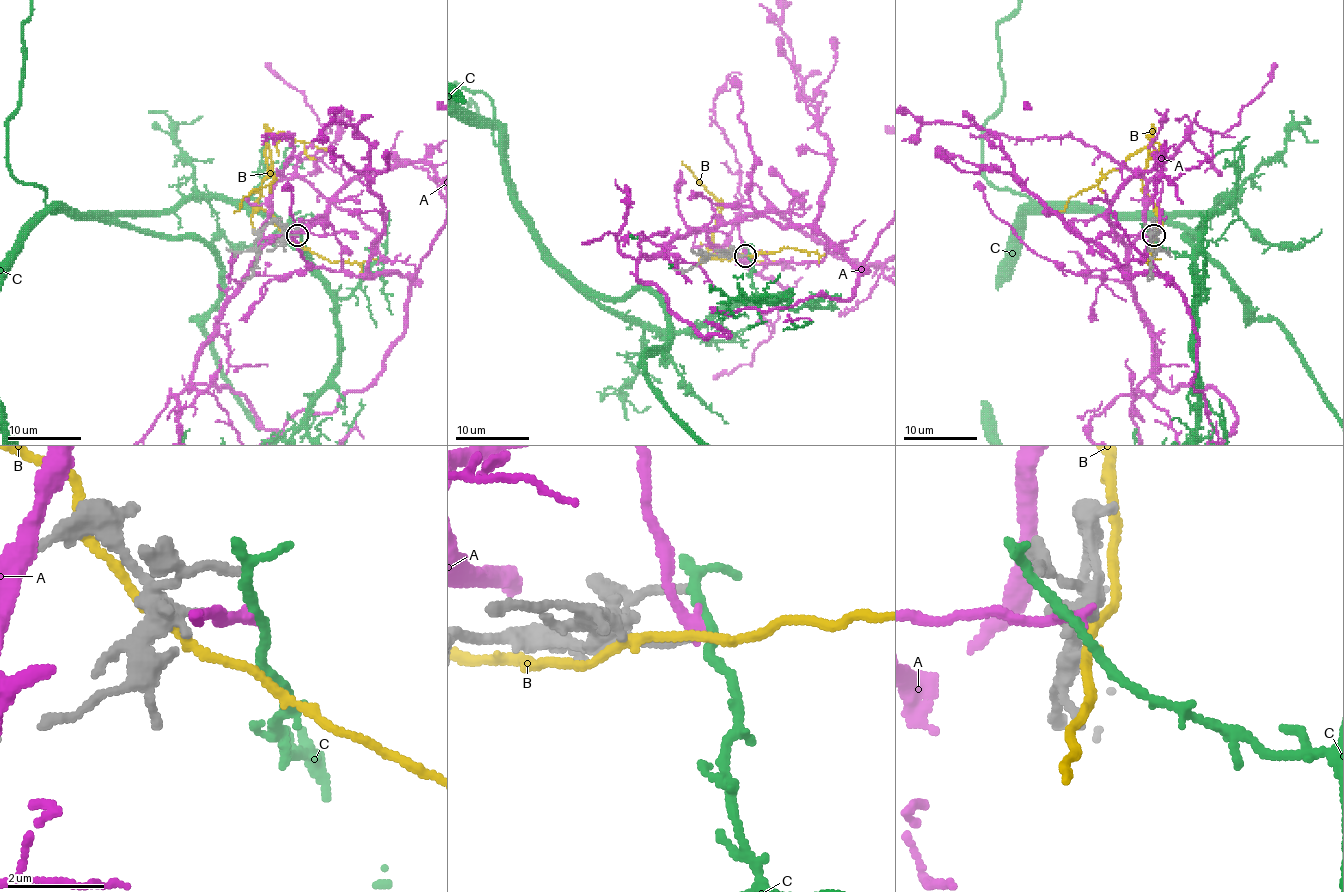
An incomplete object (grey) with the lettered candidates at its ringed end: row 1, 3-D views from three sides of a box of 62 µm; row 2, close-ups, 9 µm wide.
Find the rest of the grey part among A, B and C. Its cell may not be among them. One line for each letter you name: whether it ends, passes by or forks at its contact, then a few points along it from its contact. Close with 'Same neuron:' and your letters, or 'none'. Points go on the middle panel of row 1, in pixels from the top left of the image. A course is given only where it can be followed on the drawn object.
Same neuron: none

